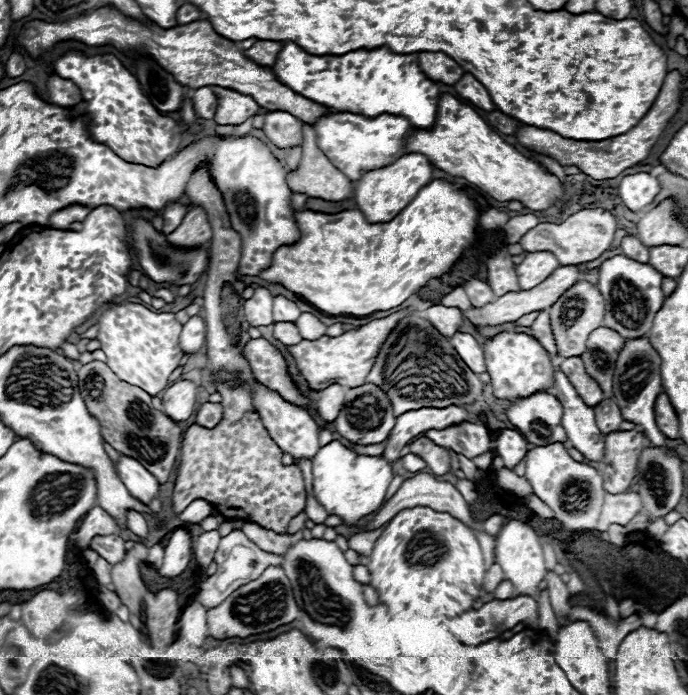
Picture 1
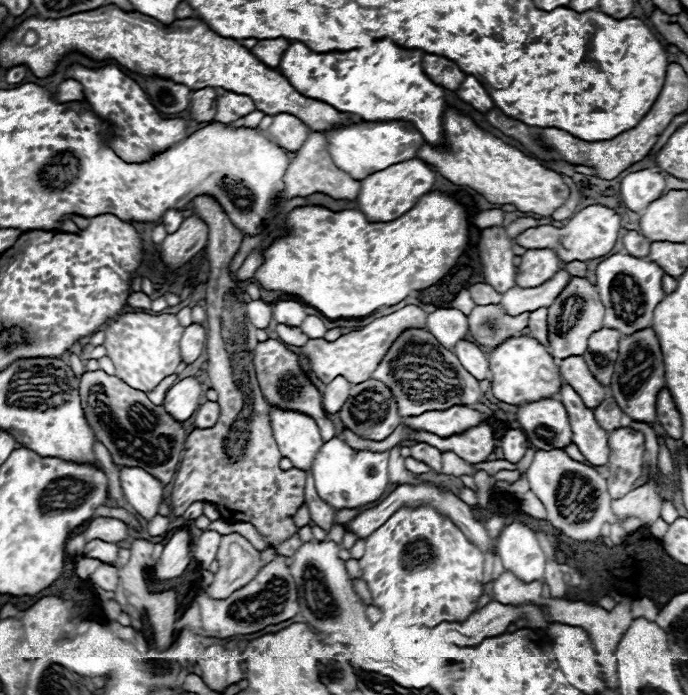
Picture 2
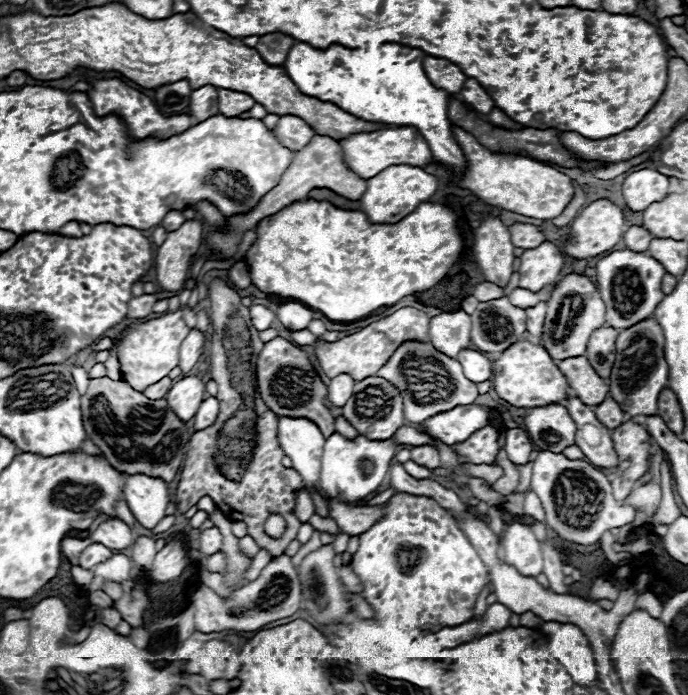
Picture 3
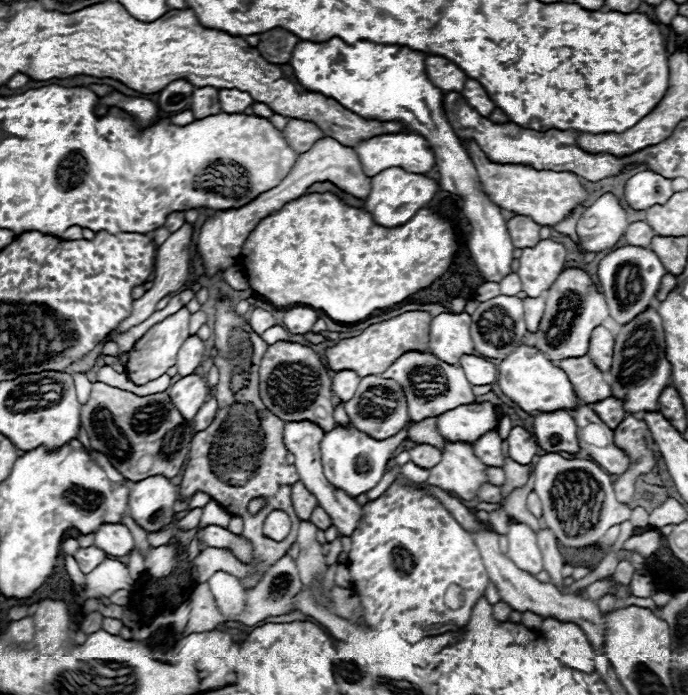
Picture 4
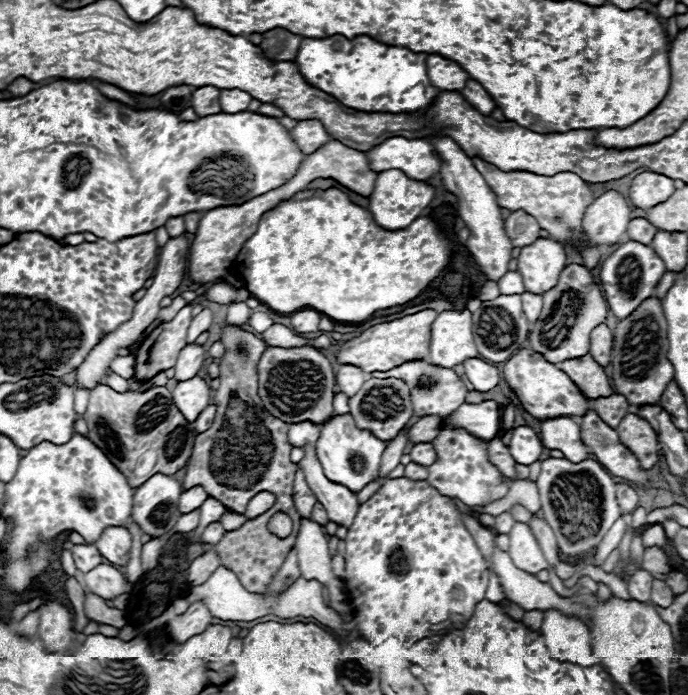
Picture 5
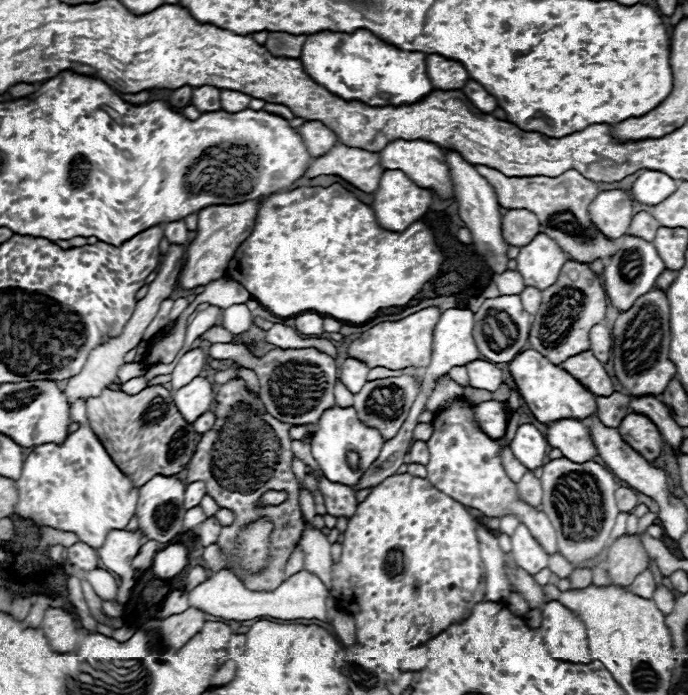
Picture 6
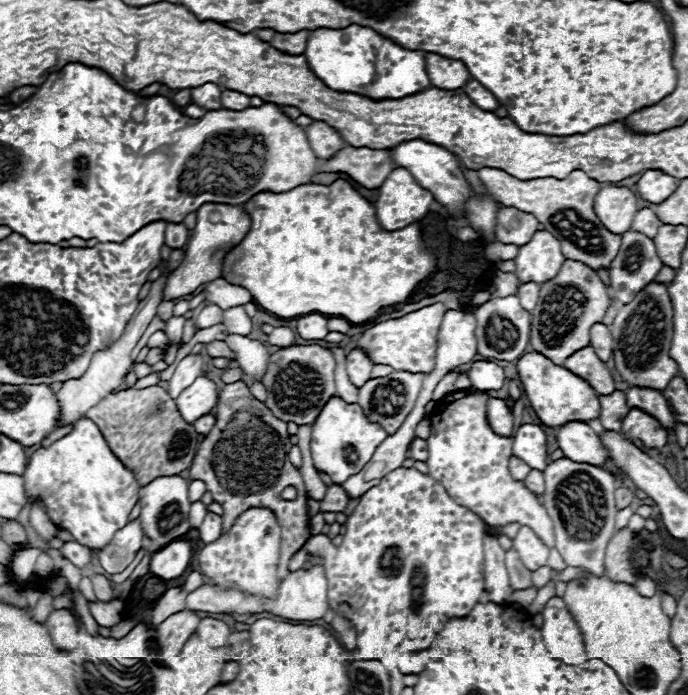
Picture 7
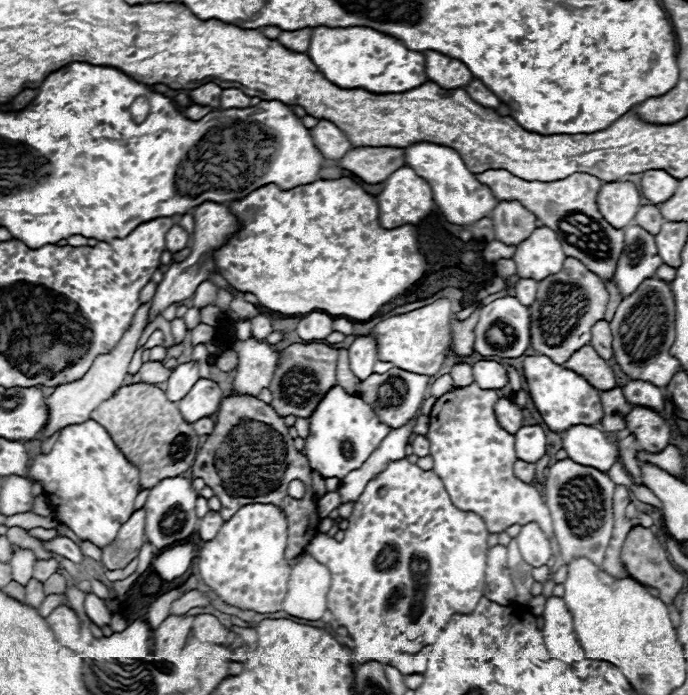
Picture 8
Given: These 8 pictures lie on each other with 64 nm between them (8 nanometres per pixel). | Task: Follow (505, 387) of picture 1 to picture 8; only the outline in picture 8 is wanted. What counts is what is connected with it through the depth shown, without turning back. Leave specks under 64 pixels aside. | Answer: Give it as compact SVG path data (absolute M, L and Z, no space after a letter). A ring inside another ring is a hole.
M528 356L524 360L524 378L528 384L528 392L532 396L534 406L542 414L546 426L552 432L566 432L570 426L594 426L602 420L604 410L600 402L600 392L580 374L562 368L560 364L554 364L548 356Z

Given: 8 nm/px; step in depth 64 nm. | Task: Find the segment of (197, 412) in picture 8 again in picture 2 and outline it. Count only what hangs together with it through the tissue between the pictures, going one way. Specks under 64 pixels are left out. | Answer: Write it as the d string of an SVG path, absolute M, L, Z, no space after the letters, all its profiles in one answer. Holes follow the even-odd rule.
M188 376L180 382L176 382L164 396L164 408L178 420L184 422L188 420L200 406L200 396L202 396L202 384L198 378Z

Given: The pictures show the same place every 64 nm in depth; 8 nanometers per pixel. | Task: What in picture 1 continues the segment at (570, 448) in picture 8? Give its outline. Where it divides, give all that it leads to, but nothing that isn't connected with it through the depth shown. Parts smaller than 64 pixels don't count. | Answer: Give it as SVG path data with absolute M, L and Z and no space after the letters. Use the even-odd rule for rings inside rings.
M538 392L530 398L512 402L508 420L534 446L548 446L554 442L564 444L568 440L562 426L562 404L552 394Z

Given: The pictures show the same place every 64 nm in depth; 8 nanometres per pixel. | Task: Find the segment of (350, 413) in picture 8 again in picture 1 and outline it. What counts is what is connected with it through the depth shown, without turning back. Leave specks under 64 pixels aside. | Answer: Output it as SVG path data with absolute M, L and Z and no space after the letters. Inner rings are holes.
M332 440L312 458L314 468L314 494L328 514L338 514L346 524L358 524L366 516L374 514L382 502L386 488L392 480L392 468L382 456L360 456L346 448L340 440Z

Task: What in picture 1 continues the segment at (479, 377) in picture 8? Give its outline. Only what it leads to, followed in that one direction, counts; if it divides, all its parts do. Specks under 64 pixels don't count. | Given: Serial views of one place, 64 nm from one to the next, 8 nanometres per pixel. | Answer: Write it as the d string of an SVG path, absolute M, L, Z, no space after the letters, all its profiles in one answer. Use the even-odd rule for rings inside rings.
M454 334L454 338L450 340L454 350L458 352L458 356L462 358L462 362L474 372L474 374L482 374L486 372L486 360L484 360L484 352L482 346L478 344L478 340L470 334Z

